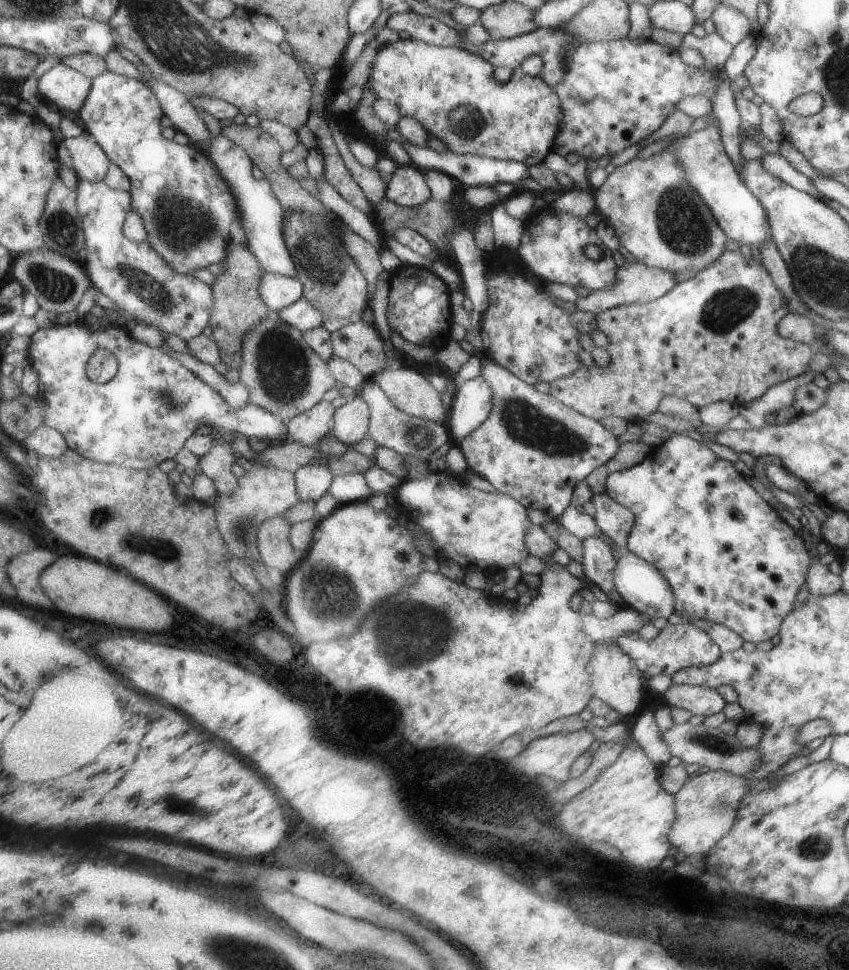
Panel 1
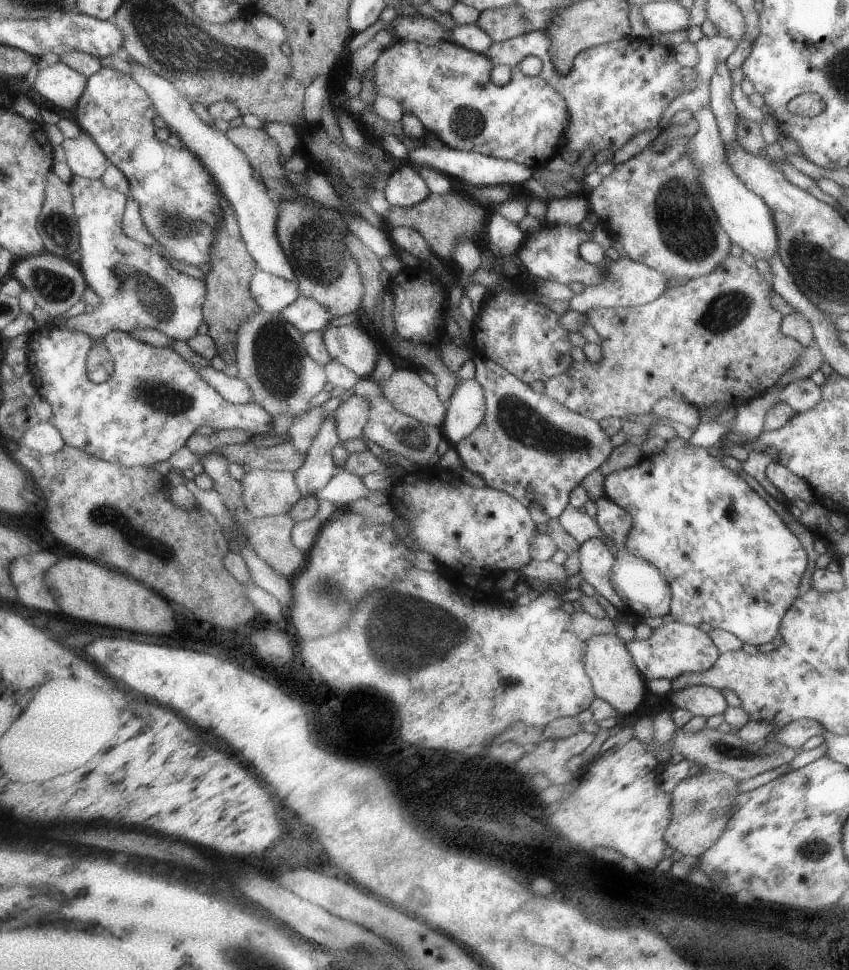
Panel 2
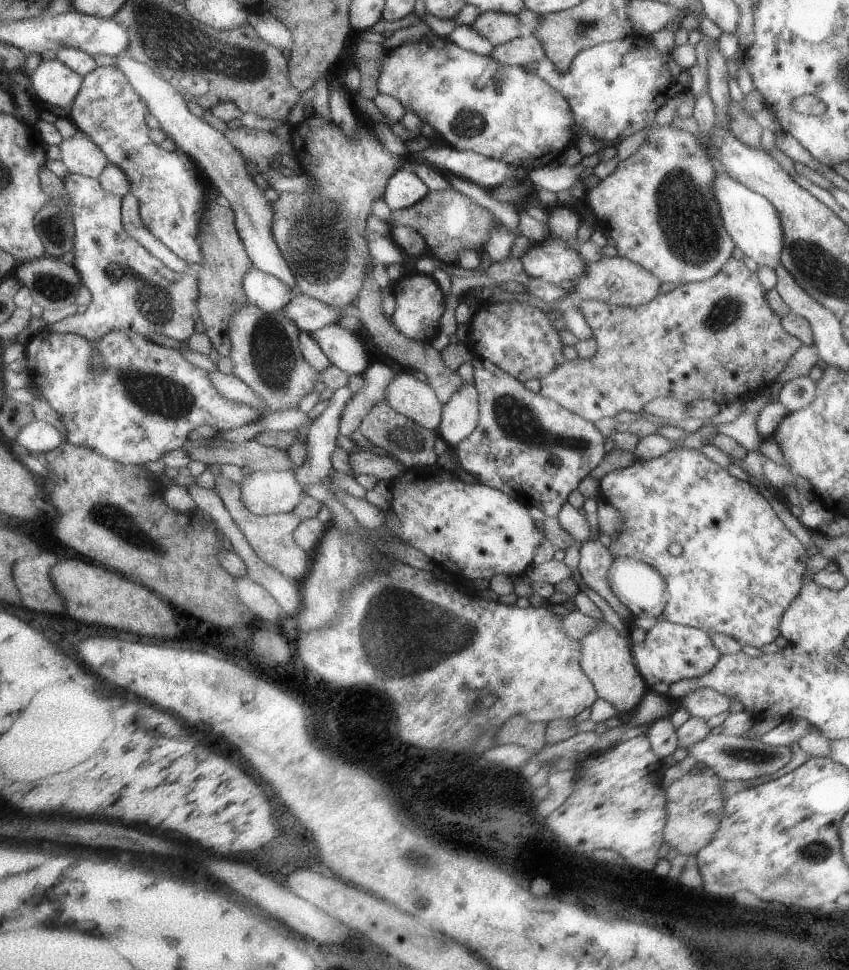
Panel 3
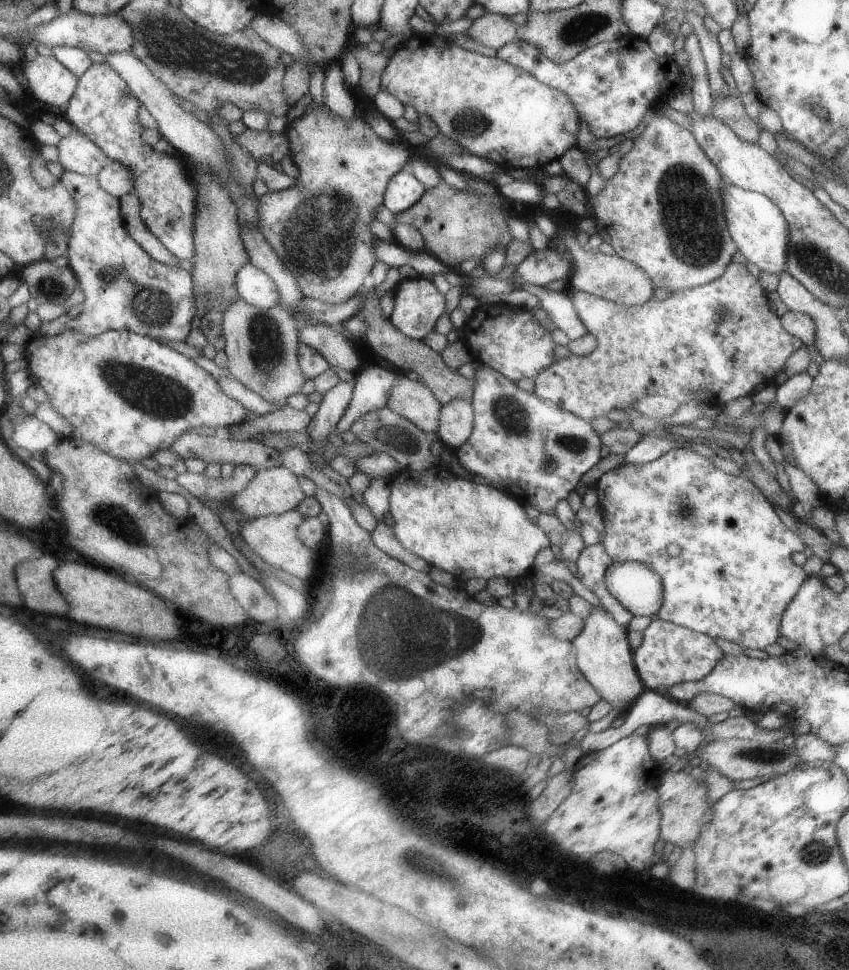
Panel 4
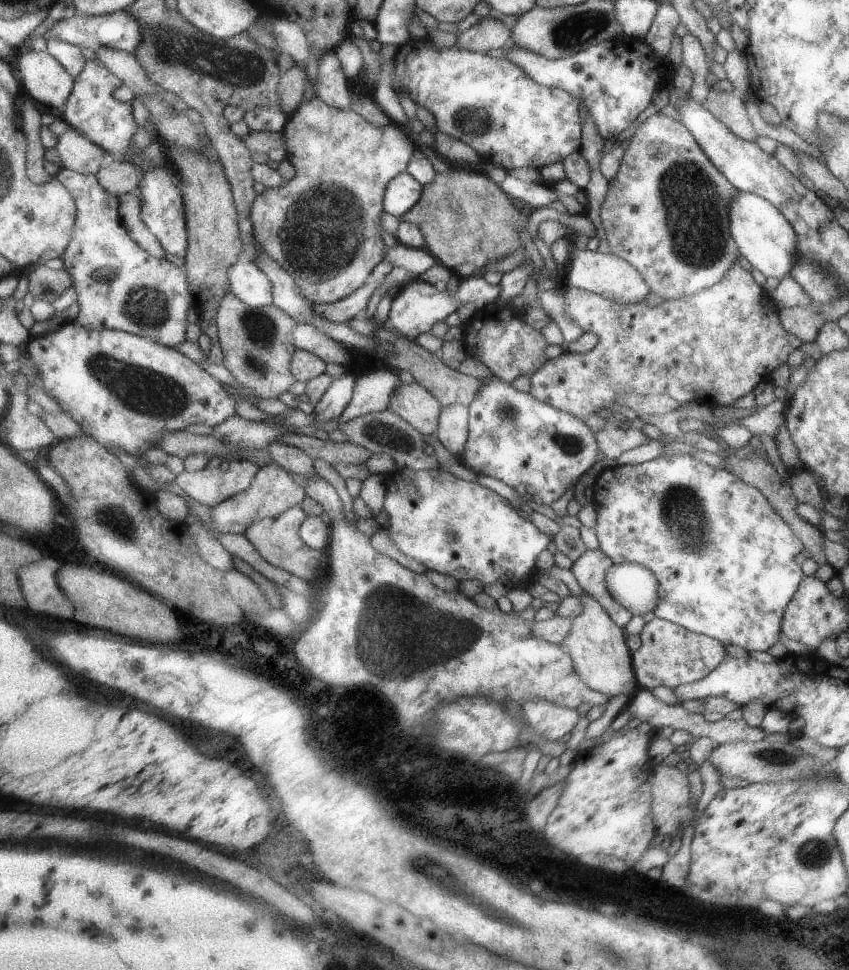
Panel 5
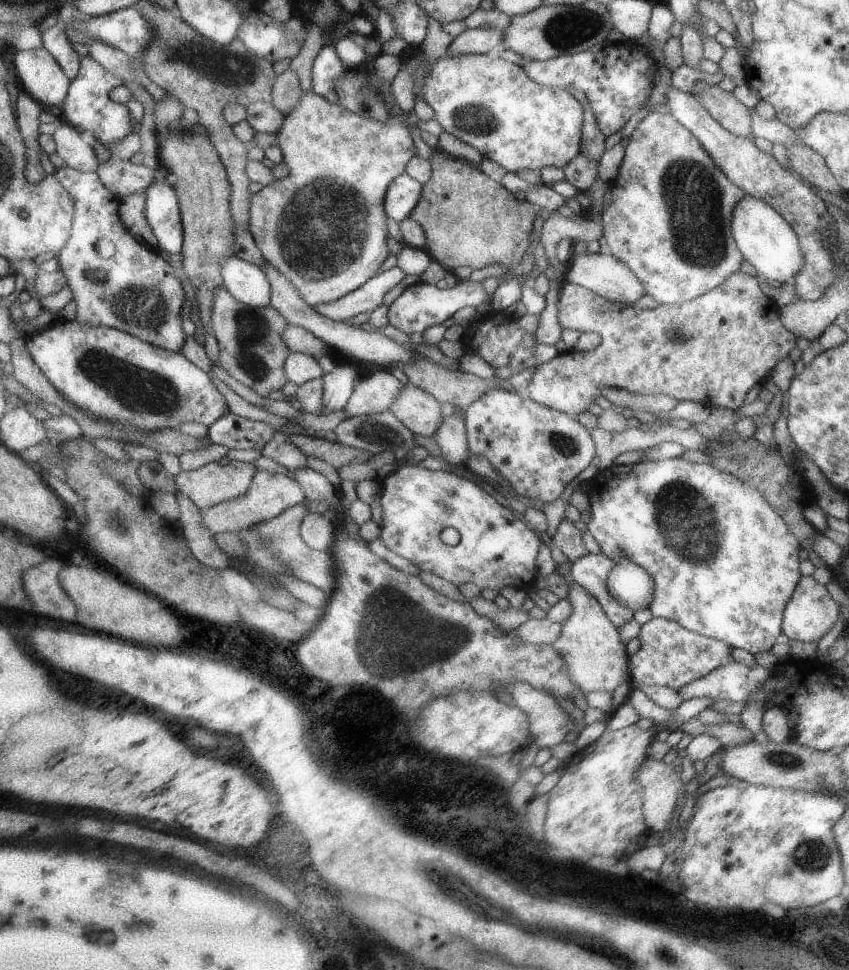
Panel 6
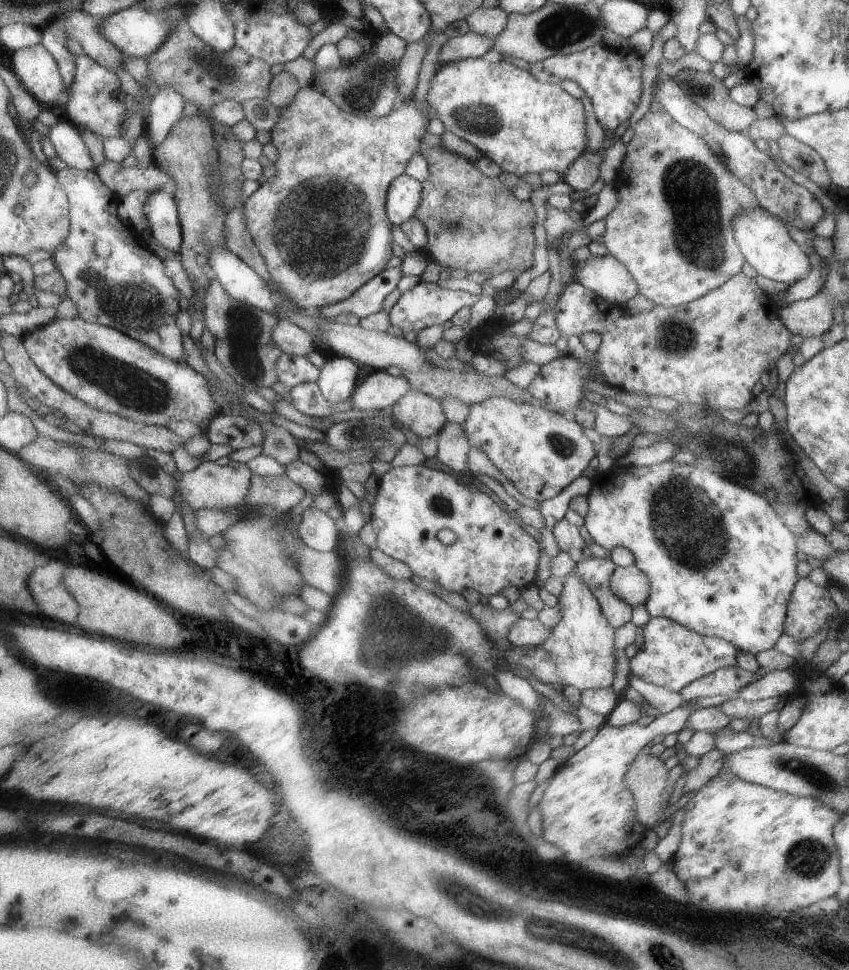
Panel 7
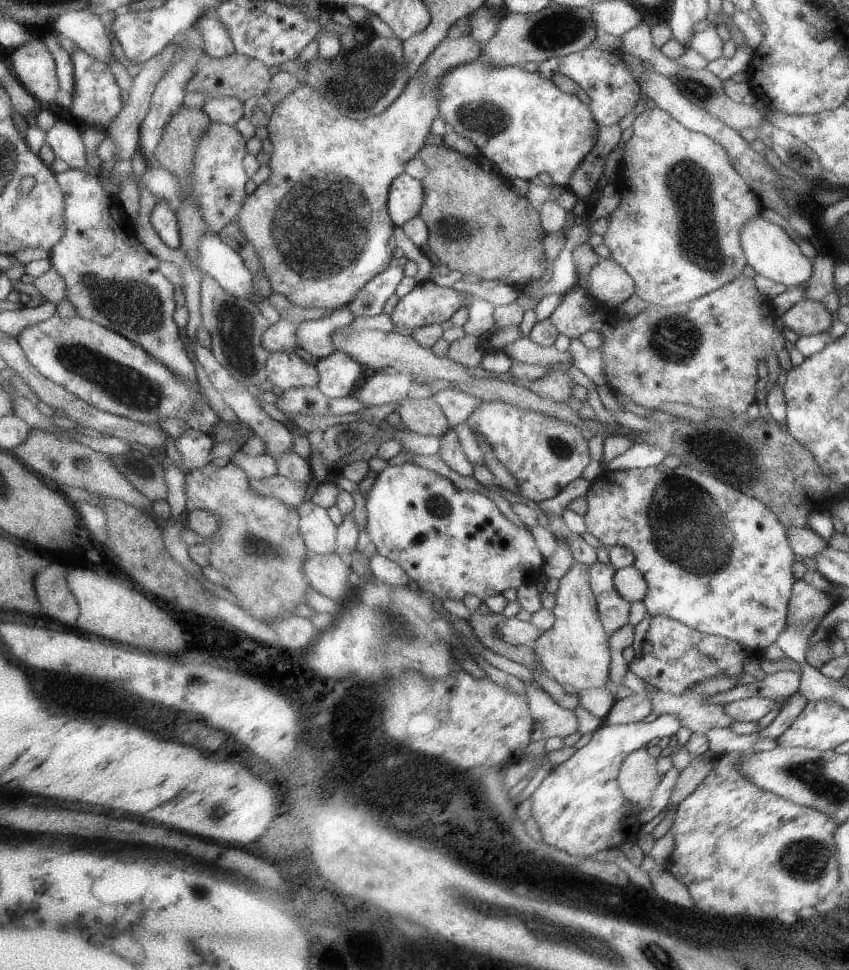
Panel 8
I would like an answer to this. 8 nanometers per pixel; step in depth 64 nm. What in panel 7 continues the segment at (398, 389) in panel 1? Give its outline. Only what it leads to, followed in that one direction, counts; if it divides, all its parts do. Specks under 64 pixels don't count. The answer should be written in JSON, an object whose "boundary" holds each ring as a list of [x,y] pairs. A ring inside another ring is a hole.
{"boundary":[[[410,391],[392,408],[395,418],[420,438],[437,437],[449,423],[442,399],[431,394]]]}

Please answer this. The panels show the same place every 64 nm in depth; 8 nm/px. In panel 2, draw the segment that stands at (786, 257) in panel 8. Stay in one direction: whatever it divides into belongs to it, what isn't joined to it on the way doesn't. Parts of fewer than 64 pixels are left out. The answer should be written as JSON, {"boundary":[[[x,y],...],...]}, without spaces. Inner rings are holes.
{"boundary":[[[710,105],[701,108],[693,117],[698,120],[699,129],[689,138],[689,157],[693,166],[698,169],[697,182],[702,192],[710,201],[720,226],[732,242],[742,247],[742,250],[747,250],[755,259],[768,260],[779,250],[777,230],[770,207],[738,178],[729,165],[727,150]]]}

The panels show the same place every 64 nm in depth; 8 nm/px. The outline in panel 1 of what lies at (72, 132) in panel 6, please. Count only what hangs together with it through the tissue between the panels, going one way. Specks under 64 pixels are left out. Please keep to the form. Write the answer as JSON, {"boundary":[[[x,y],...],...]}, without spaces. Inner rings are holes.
{"boundary":[[[83,132],[77,137],[70,137],[66,142],[75,158],[75,170],[82,180],[106,180],[114,162],[98,142],[96,135]]]}

